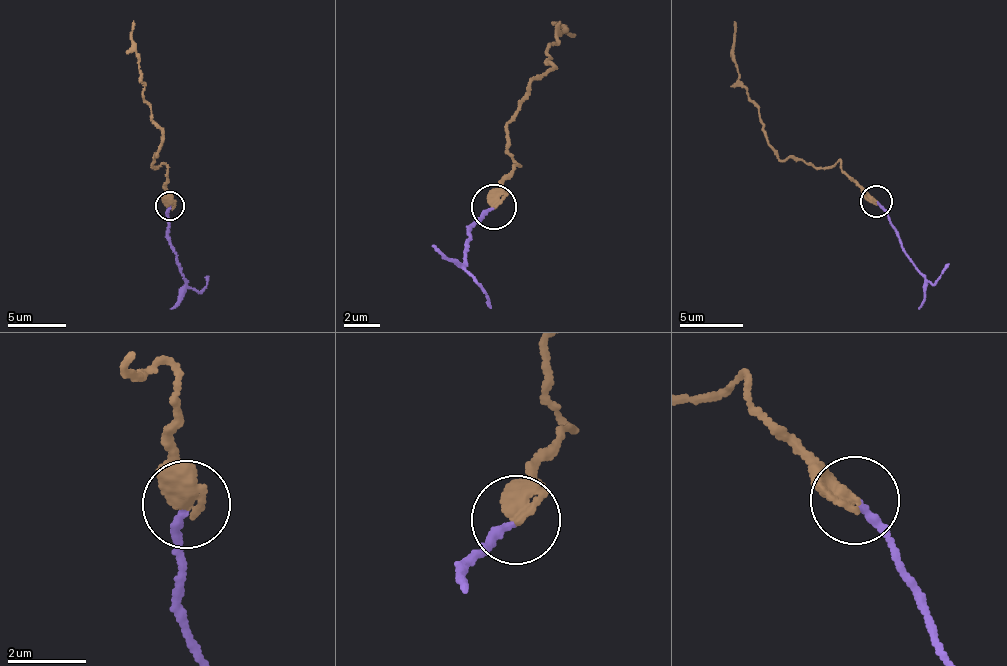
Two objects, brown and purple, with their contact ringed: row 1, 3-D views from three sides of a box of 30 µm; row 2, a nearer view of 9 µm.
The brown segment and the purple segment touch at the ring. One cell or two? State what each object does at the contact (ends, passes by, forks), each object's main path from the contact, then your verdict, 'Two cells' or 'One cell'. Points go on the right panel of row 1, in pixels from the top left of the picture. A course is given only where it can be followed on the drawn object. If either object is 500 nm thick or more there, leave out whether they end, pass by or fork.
At the ring brown ends. At the ring purple ends. Course of brown: (877, 200), (847, 175), (839, 160), (812, 168), (777, 157), (759, 123), (759, 107), (736, 68), (735, 21). Course of purple: (877, 200), (900, 244), (934, 285), (950, 264). One cell

